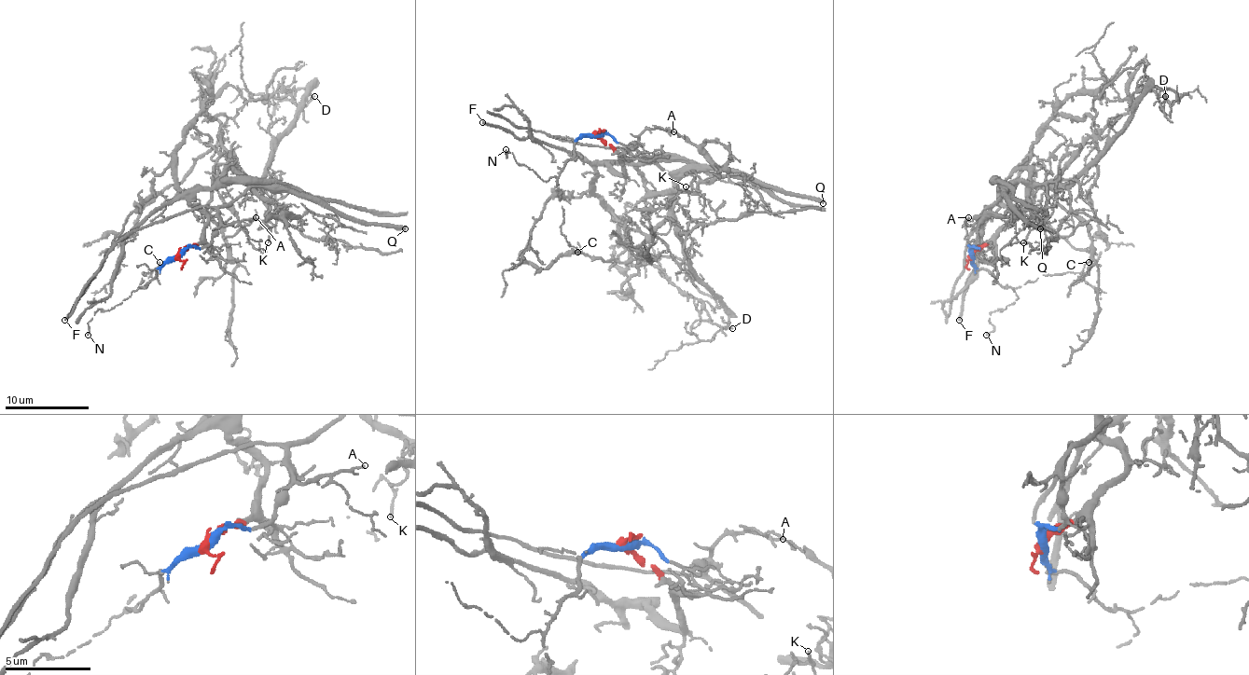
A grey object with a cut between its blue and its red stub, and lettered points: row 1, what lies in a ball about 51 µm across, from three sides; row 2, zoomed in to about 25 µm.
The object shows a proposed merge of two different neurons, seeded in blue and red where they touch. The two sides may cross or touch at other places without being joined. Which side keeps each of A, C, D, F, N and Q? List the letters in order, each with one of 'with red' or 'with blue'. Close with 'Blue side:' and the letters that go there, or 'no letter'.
A: with blue
C: with blue
D: with red
F: with red
N: with blue
Q: with blue
Blue side: A, C, N, Q

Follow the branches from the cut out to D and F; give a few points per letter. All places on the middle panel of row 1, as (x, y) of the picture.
D: (596, 134), (625, 174), (596, 168), (594, 193), (617, 218), (631, 262), (655, 265), (718, 325), (733, 327)
F: (596, 134), (619, 155), (625, 174), (615, 174), (603, 163), (589, 163), (482, 121)

